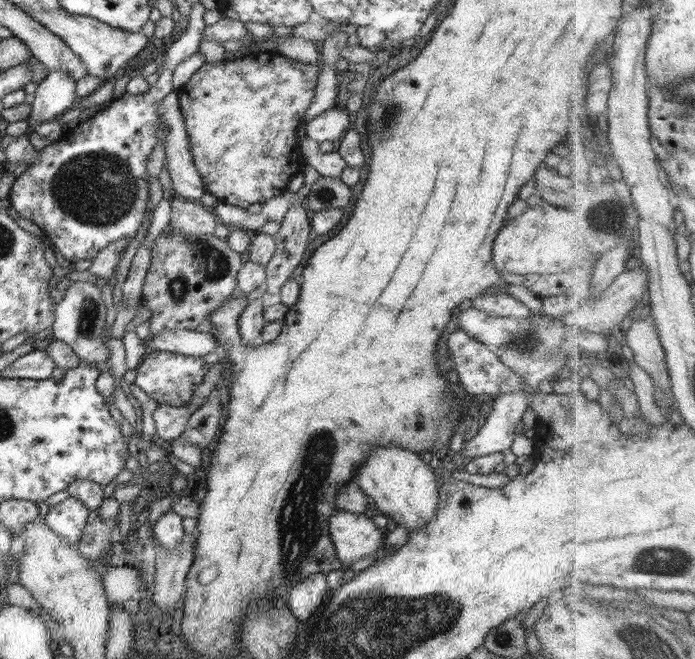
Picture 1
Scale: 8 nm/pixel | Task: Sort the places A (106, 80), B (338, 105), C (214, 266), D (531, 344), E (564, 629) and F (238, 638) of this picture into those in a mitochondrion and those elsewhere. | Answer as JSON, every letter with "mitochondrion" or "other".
{"A":"other","B":"other","C":"mitochondrion","D":"mitochondrion","E":"other","F":"other"}

